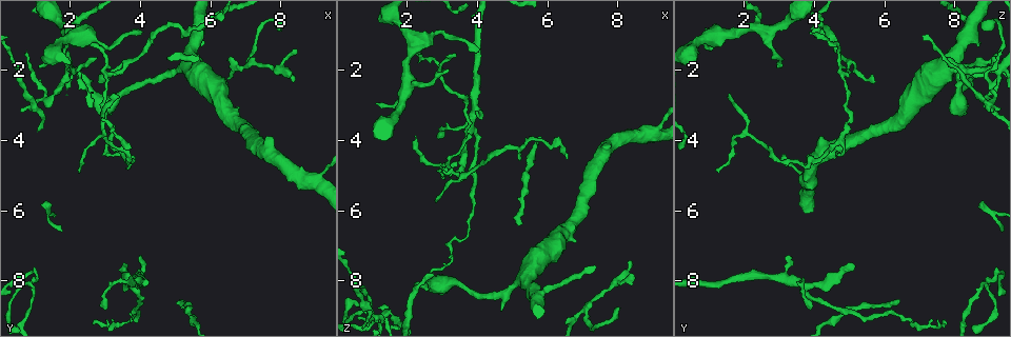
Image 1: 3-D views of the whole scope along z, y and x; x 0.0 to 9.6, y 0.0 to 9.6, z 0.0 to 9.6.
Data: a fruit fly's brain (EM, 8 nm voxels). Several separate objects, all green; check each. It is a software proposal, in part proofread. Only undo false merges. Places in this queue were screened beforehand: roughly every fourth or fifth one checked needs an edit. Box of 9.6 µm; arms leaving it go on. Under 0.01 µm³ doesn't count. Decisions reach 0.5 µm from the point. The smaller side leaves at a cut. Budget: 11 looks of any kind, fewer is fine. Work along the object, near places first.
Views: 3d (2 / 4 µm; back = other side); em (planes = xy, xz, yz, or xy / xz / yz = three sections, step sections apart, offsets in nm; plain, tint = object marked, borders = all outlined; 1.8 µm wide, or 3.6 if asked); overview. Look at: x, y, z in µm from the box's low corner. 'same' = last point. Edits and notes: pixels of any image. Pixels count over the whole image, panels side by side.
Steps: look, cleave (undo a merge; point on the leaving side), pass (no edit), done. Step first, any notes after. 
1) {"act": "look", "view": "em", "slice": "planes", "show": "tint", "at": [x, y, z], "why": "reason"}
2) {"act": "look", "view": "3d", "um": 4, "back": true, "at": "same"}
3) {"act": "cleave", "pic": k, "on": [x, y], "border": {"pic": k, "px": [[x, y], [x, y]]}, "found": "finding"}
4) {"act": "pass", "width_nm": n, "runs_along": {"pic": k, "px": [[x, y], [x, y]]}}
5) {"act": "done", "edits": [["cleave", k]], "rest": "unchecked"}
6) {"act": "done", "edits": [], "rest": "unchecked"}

{"act": "look", "view": "em", "slice": "planes", "show": "tint", "at": [1.90, 0.95, 2.75], "why": "calibre changes"}

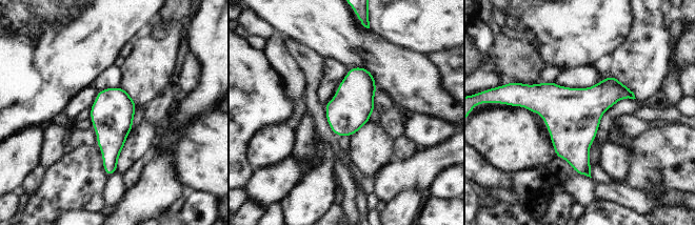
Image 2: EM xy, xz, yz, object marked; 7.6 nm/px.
{"act": "pass", "found": "continuous, no second neuron"}

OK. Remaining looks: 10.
{"act": "look", "view": "3d", "um": 2, "at": [3.10, 2.05, 4.85], "why": "a fork"}

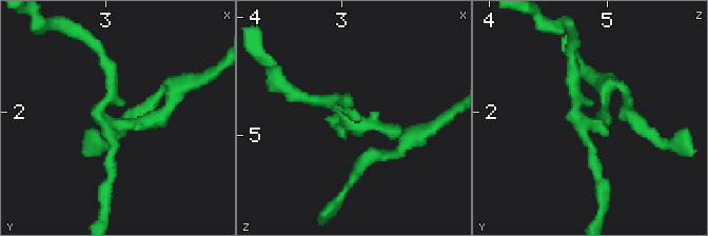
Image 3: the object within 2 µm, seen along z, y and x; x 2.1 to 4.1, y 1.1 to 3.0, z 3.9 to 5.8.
{"act": "look", "view": "em", "um": 3.6, "slice": "planes", "show": "tint", "at": [3.16, 2.10, 4.86], "why": "now the EM"}

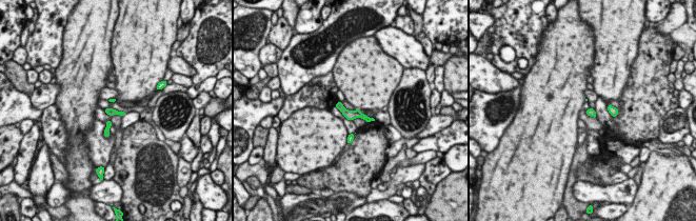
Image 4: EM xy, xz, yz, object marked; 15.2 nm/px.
{"act": "pass", "found": "all the same neuron"}

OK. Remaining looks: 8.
{"act": "look", "view": "3d", "um": 2, "at": [3.85, 8.10, 3.55], "why": "thick turns thin"}

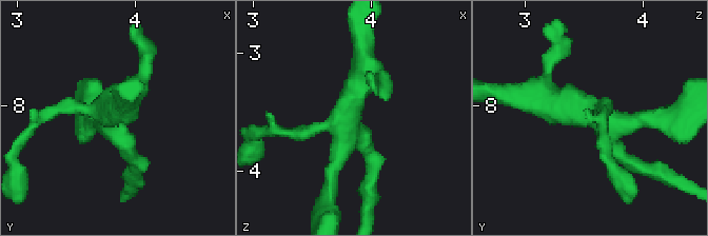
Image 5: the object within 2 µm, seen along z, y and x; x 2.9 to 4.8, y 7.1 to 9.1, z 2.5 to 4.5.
{"act": "look", "view": "em", "slice": "xz", "step": 4, "show": "tint", "at": [3.82, 8.04, 3.52]}

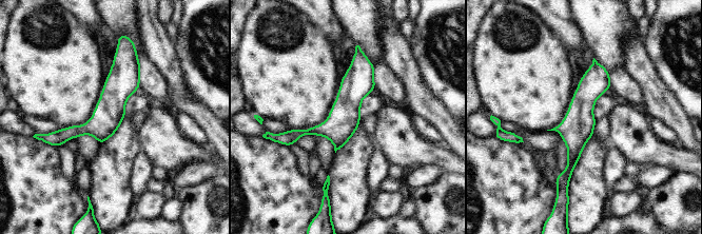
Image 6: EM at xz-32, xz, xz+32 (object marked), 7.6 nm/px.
{"act": "pass", "found": "one neuron here"}

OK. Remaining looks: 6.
{"act": "look", "view": "3d", "um": 4, "at": [0.80, 8.15, 8.90], "why": "abrupt turn"}

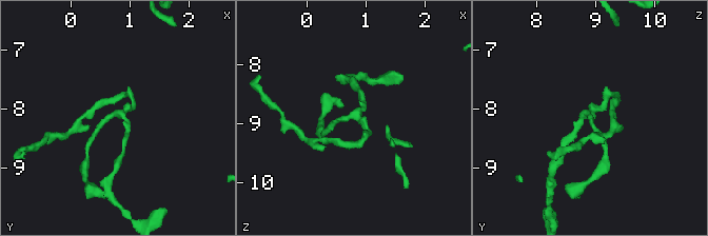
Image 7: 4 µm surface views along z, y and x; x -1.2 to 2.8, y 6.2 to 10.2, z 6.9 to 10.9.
{"act": "look", "view": "em", "slice": "xz", "step": 4, "show": "tint", "at": [0.85, 8.10, 8.90], "arms": 3}

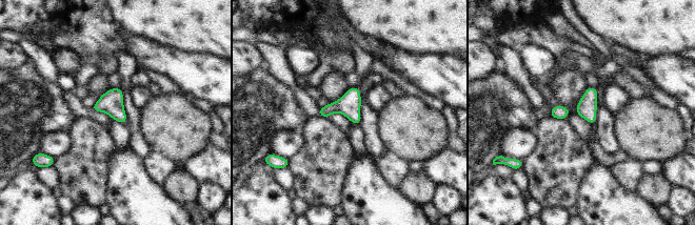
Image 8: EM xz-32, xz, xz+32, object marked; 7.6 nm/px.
{"act": "look", "view": "em", "slice": "xy", "step": 16, "show": "borders", "at": "same"}

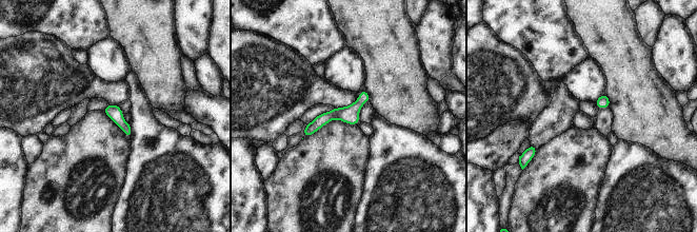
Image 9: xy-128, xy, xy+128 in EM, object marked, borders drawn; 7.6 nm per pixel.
{"act": "pass", "found": "one neuron here"}

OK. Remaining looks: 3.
{"act": "look", "view": "3d", "um": 2, "at": [2.05, 2.05, 9.10], "why": "abrupt turn"}

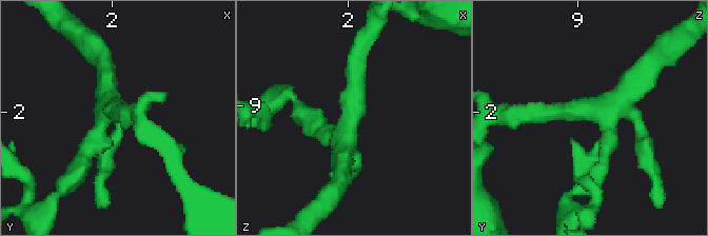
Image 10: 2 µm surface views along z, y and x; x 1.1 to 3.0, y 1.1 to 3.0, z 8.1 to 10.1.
{"act": "look", "view": "em", "slice": "planes", "show": "tint", "at": [2.00, 1.98, 9.14], "why": "now the EM"}

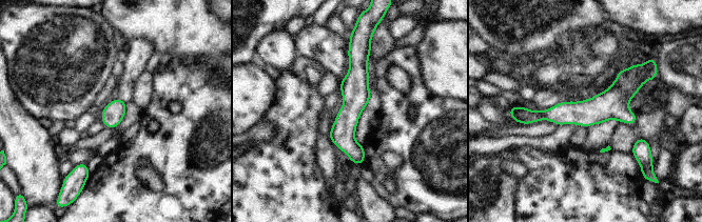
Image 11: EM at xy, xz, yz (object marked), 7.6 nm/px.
{"act": "pass", "width_nm": 170, "runs_along": {"pic": 11, "px": [[640, 80], [596, 110], [523, 118]]}, "found": "continuous, no second neuron"}

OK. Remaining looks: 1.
{"act": "done", "edits": [], "rest": "unchecked"}

